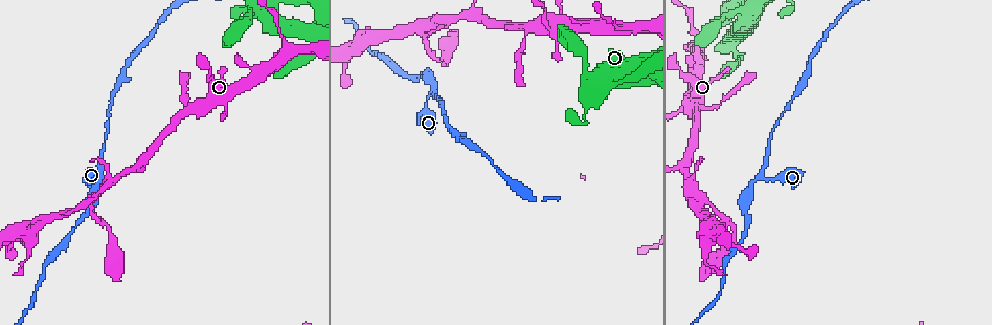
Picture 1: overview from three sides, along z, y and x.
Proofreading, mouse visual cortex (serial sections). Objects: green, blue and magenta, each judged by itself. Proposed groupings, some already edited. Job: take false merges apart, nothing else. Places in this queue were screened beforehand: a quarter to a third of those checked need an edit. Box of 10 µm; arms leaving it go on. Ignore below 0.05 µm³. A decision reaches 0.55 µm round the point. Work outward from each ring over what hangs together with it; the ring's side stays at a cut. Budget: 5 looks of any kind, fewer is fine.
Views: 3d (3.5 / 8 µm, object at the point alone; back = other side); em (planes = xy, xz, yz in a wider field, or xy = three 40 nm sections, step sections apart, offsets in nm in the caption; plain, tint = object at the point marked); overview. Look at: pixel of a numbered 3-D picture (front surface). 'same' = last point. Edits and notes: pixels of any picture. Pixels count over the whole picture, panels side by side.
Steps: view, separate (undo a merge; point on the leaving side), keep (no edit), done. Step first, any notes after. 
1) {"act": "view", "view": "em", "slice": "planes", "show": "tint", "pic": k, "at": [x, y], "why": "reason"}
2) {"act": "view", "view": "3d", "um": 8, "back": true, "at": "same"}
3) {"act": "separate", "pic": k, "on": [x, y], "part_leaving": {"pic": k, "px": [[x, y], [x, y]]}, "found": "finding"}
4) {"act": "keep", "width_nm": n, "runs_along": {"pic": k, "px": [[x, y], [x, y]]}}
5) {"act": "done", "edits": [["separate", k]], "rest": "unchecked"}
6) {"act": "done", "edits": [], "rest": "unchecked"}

{"act": "view", "view": "3d", "um": 8, "back": true, "pic": 1, "at": [605, 79], "why": "abrupt turn"}

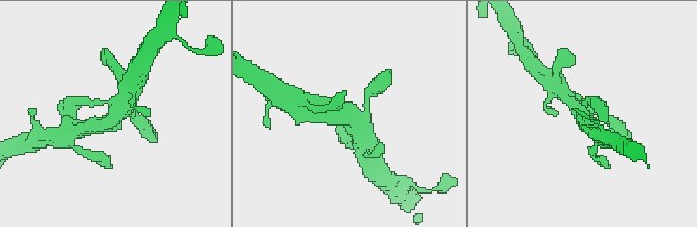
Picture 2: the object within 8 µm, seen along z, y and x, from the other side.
{"act": "view", "view": "3d", "um": 3.5, "at": "same", "why": "zoom in"}

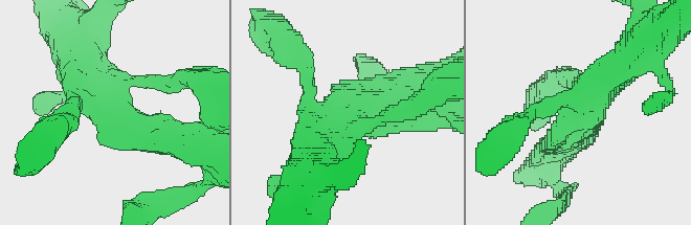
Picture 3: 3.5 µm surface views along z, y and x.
{"act": "view", "view": "em", "slice": "xy", "step": 5, "show": "tint", "pic": 3, "at": [587, 109], "arms": 4, "arm_widths_nm": [200, 200, 400, 500], "why": "now the EM"}

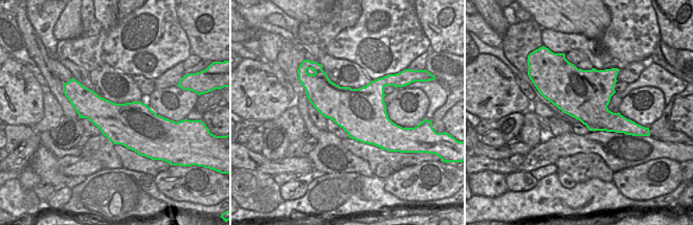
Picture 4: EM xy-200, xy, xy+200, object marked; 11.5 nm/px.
{"act": "keep", "runs_along": {"pic": 3, "px": [[564, 139], [594, 97], [581, 82]]}, "found": "all the same cell"}

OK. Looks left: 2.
{"act": "view", "view": "3d", "um": 3.5, "pic": 1, "at": [697, 56], "why": "arms part here"}

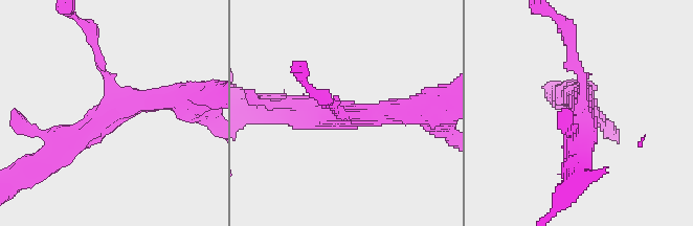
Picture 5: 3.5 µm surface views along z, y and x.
{"act": "view", "view": "em", "slice": "xy", "step": 5, "show": "tint", "pic": 5, "at": [347, 114], "arms": 3, "arm_widths_nm": [150, 300, 400]}

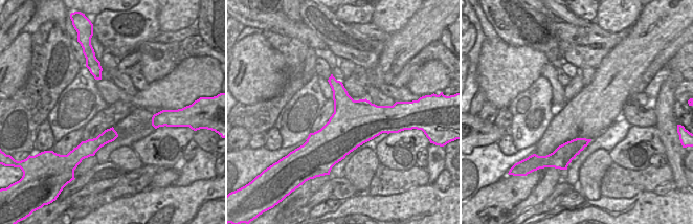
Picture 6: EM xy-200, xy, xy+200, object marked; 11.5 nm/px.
{"act": "keep", "runs_along": {"pic": 5, "px": [[52, 156], [136, 100], [178, 97]]}, "found": "continuous, no second cell"}

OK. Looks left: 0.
{"act": "done", "edits": [], "rest": "unchecked"}

